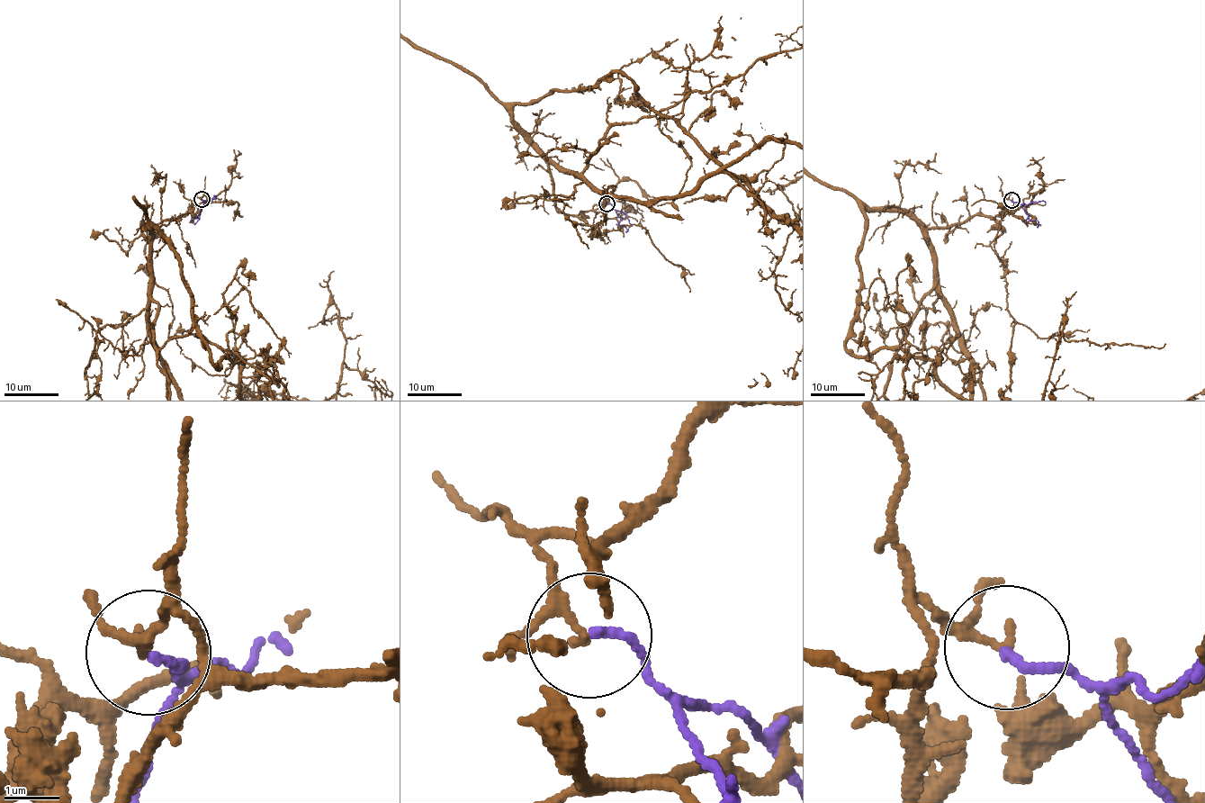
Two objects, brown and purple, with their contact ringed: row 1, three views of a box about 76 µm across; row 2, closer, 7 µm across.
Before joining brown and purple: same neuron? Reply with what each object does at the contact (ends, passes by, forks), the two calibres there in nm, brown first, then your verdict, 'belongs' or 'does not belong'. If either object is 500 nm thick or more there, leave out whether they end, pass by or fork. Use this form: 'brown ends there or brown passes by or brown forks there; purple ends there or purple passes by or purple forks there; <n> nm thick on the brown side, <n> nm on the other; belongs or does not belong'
brown passes by; purple ends there; 120 nm thick on the brown side, 150 nm on the other; does not belong

